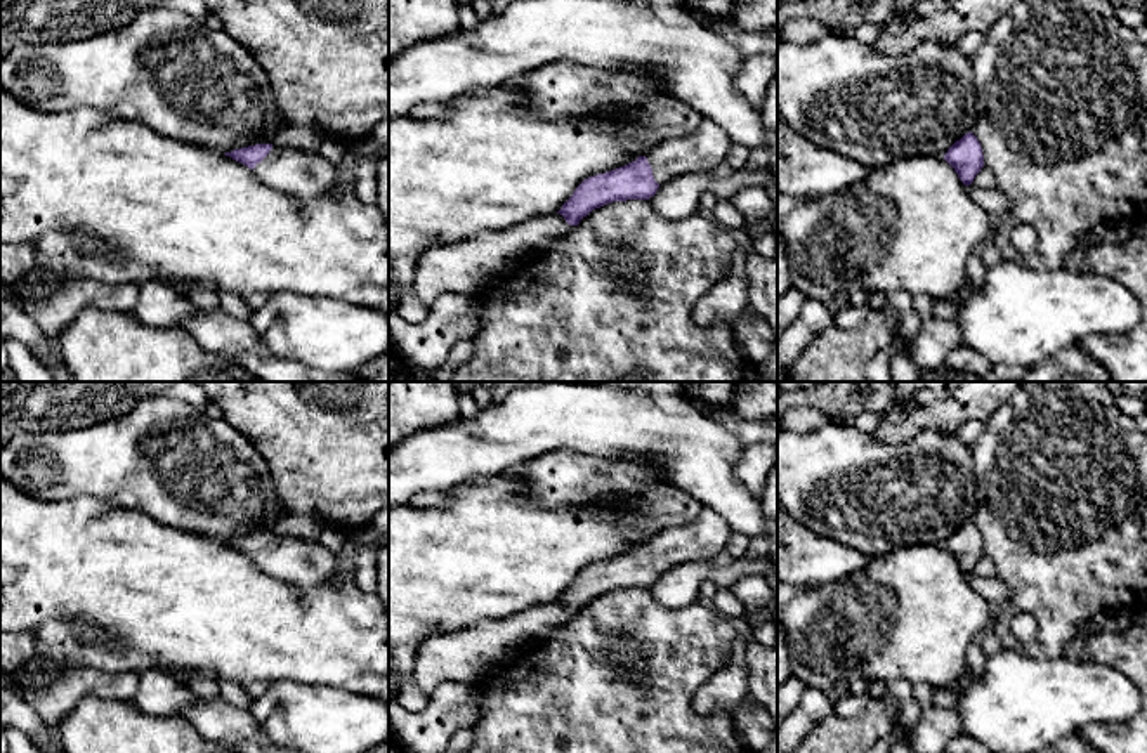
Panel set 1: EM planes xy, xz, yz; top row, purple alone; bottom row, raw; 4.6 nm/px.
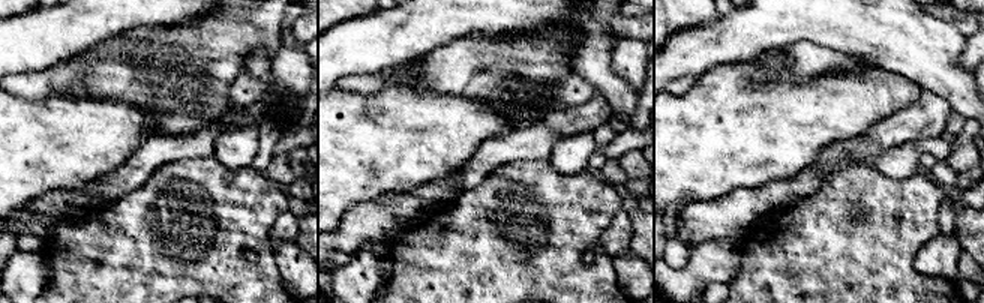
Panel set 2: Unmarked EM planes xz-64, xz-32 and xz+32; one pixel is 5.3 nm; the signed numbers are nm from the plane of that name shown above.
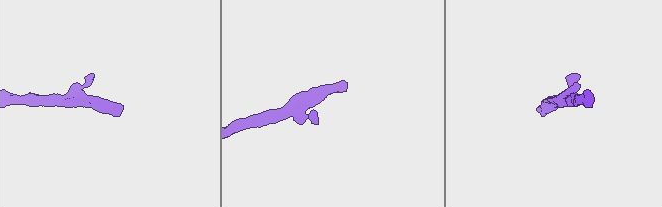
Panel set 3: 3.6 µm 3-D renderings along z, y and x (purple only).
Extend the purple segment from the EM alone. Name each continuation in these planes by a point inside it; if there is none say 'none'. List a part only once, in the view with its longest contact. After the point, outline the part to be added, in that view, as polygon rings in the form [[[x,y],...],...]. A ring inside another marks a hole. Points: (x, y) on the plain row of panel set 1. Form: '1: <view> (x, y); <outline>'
1: xz (703, 538); [[[705,508],[696,521],[680,527],[670,527],[647,540],[654,569],[663,573],[691,560],[711,560],[725,550],[732,529],[717,512]]]

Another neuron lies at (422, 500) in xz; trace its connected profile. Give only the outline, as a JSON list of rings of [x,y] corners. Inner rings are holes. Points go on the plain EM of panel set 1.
[[[420,491],[408,501],[408,505],[423,510],[434,507],[448,507],[451,501],[453,498],[448,491]]]

